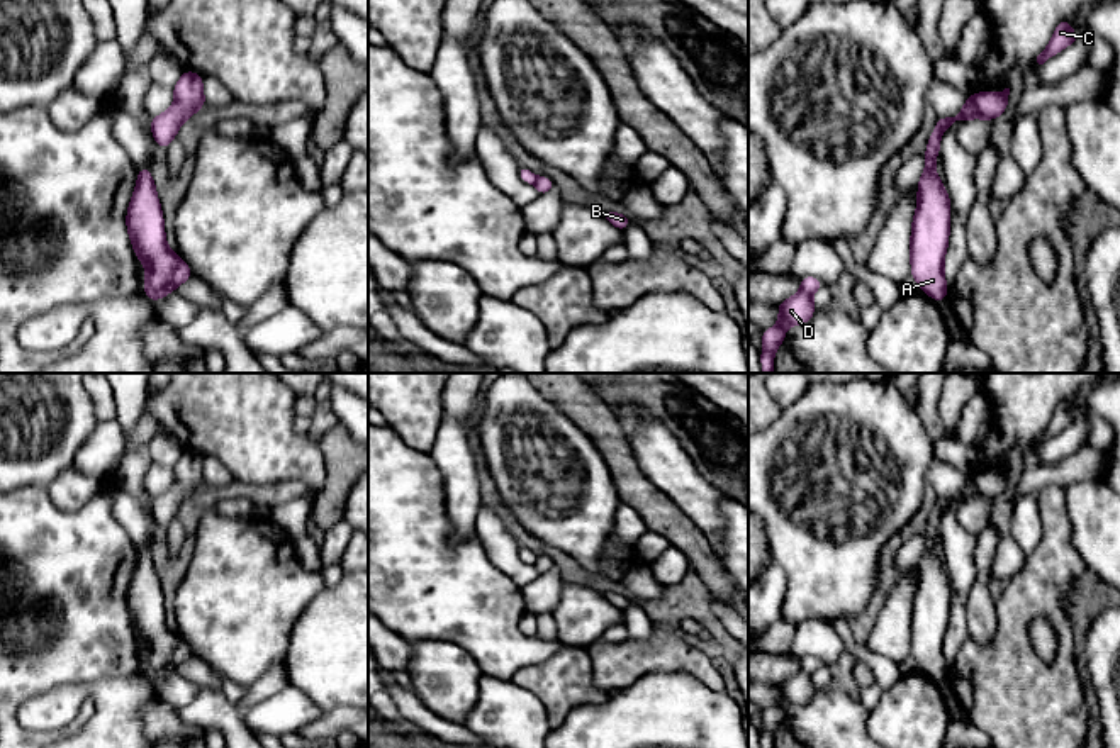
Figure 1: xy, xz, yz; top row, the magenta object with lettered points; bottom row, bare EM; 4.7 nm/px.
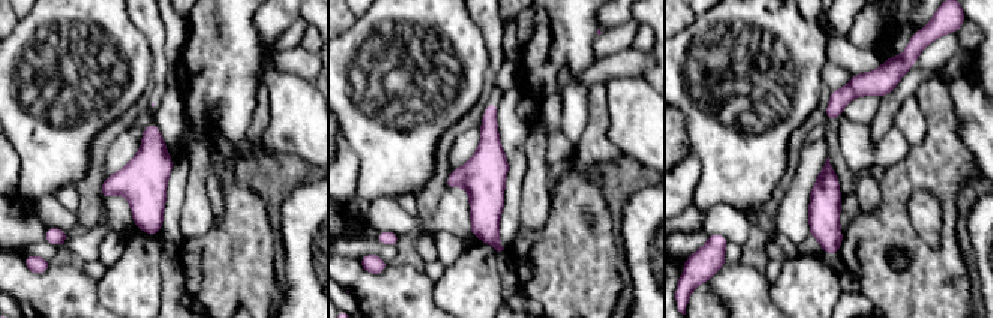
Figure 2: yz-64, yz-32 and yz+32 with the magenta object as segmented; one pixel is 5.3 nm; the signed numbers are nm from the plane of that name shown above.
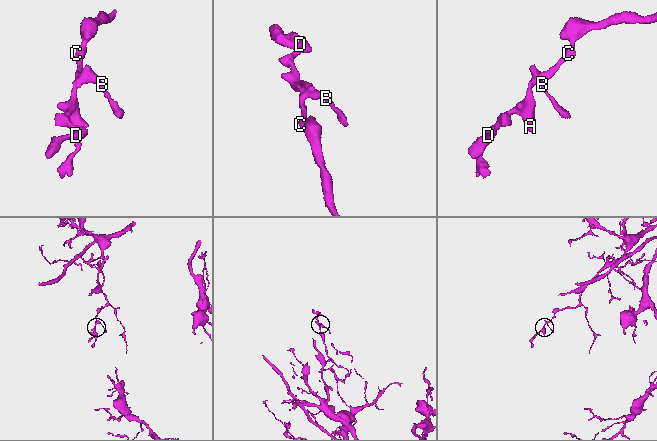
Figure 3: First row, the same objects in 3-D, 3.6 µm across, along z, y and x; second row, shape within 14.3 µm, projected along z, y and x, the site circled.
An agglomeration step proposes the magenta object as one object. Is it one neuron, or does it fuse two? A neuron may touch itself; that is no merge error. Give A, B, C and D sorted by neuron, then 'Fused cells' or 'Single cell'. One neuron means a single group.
Groups: A D / B C. Fused cells

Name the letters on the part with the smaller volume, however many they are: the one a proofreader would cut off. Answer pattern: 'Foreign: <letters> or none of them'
Foreign: A, D

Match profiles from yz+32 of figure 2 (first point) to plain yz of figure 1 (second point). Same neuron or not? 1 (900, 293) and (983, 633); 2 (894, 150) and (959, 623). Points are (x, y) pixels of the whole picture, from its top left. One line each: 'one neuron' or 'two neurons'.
1: two neurons
2: one neuron

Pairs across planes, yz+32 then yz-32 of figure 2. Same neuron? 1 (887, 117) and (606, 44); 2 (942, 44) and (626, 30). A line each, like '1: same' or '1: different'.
1: different
2: same

